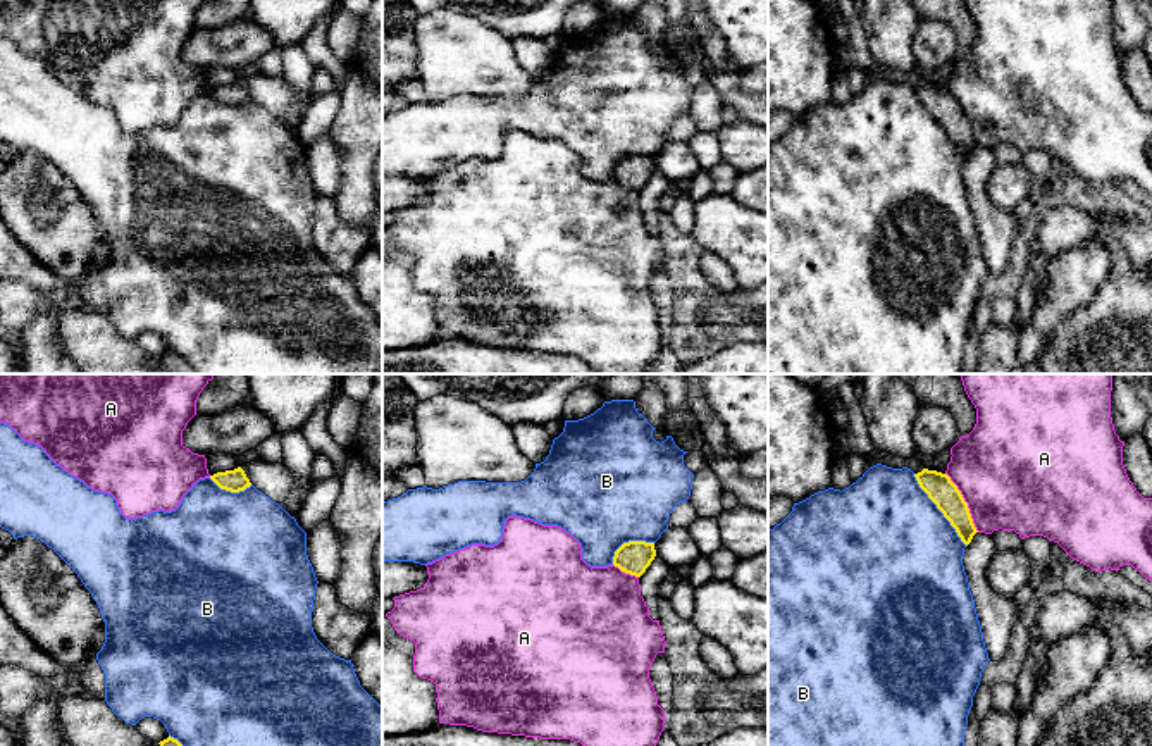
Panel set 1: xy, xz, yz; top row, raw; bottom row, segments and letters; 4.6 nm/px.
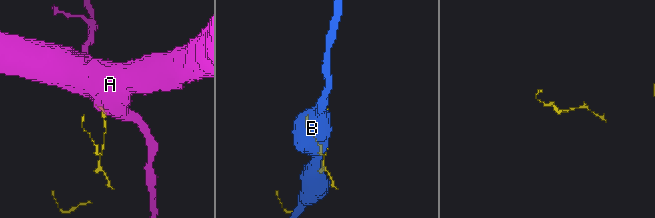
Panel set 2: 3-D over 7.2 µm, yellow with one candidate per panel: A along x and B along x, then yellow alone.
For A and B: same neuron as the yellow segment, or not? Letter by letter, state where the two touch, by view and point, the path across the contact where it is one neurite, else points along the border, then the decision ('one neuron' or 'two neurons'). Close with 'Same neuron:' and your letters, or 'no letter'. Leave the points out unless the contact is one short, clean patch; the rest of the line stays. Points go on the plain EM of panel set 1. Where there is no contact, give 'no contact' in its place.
A: yz (965, 116) | along yz (946, 87), (966, 118), (972, 136), (978, 145) | two neurons
B: yz (939, 123) | two neurons
Same neuron: no letter

